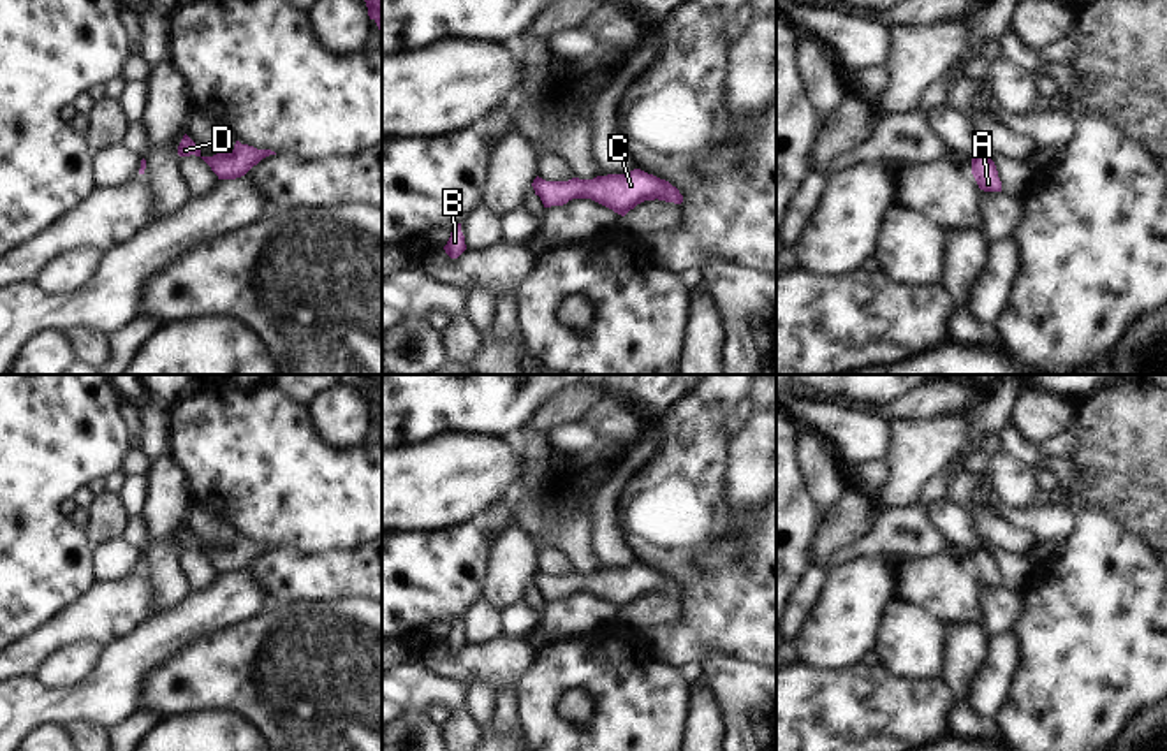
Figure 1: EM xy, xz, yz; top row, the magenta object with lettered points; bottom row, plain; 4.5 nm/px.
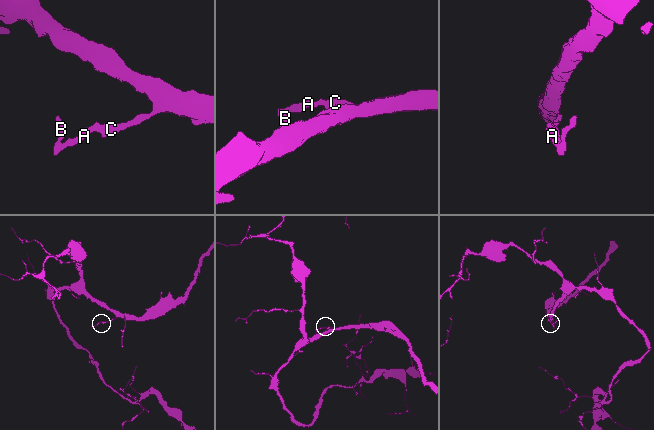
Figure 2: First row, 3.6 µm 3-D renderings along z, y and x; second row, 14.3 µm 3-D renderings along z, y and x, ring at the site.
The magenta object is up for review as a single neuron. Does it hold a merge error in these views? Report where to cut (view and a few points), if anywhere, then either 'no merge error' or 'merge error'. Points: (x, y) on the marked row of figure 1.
cut none; no merge error

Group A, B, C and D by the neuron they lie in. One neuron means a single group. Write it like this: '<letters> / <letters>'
A B C D

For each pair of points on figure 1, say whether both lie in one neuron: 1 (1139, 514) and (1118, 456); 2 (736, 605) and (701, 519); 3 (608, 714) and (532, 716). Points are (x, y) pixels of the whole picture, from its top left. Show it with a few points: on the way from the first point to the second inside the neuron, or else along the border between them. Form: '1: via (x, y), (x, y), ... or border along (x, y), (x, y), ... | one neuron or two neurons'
1: via (1139, 500), (1139, 477), (1132, 470) | one neuron
2: via (711, 593), (687, 568), (687, 544) | one neuron
3: via (601, 690), (590, 679), (562, 679), (550, 692) | one neuron

